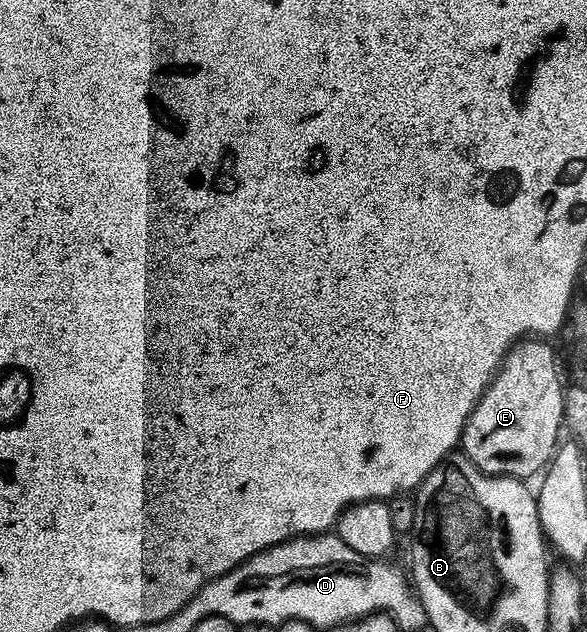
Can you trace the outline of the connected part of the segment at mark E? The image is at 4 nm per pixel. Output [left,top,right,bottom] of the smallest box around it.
[460,339,565,479]

